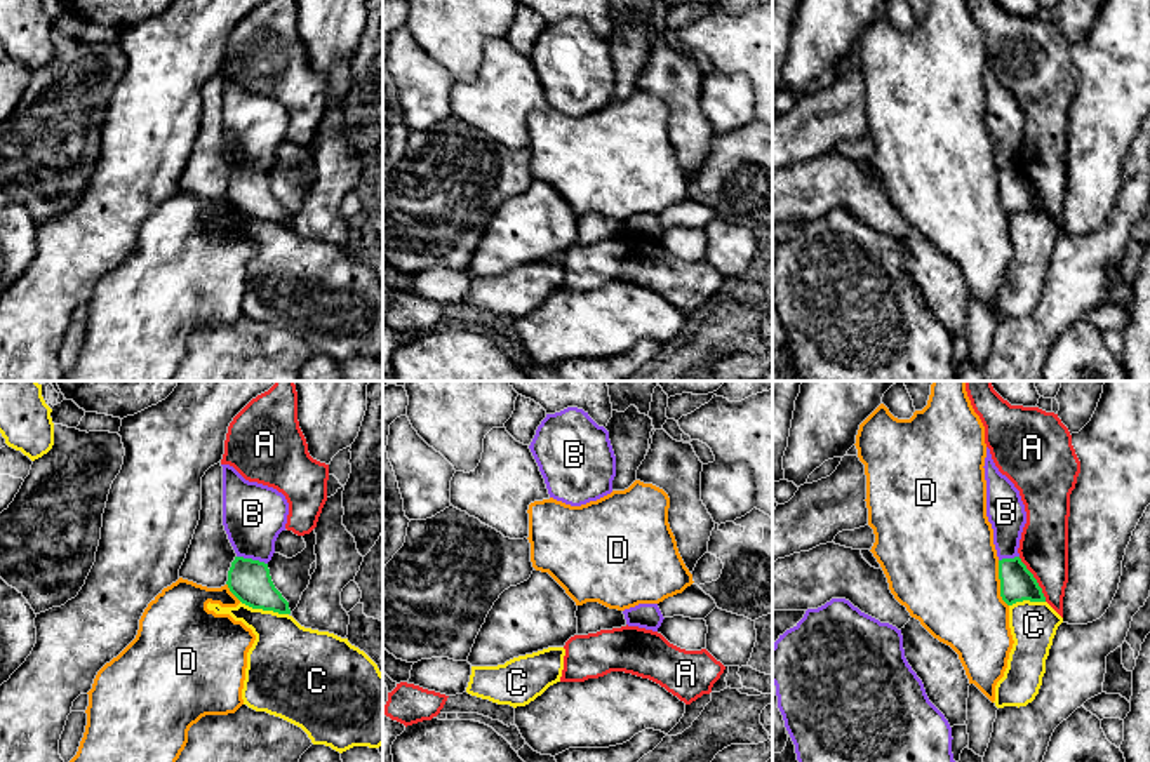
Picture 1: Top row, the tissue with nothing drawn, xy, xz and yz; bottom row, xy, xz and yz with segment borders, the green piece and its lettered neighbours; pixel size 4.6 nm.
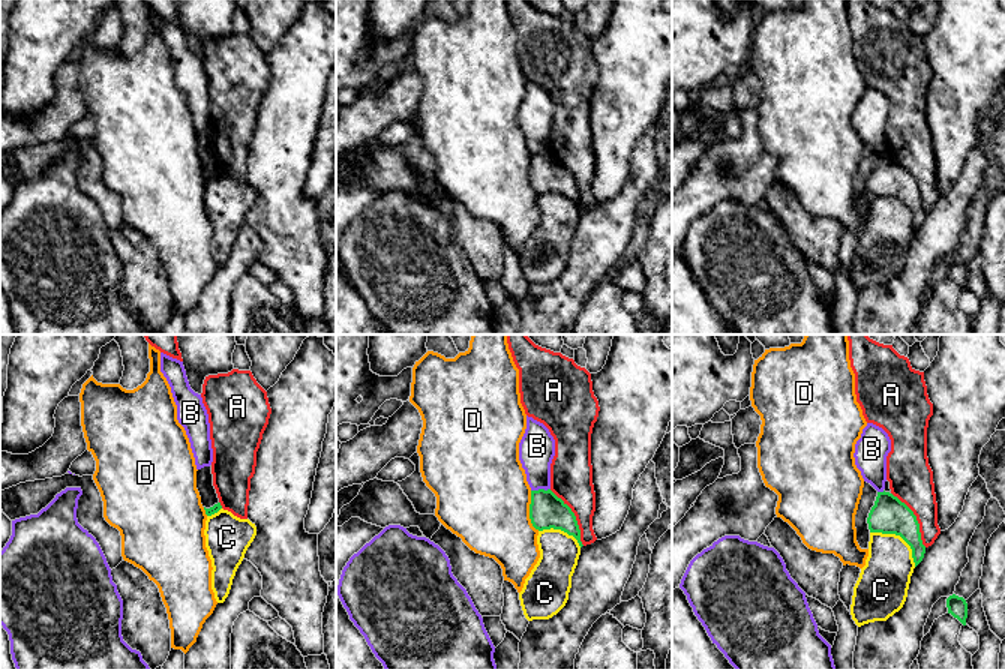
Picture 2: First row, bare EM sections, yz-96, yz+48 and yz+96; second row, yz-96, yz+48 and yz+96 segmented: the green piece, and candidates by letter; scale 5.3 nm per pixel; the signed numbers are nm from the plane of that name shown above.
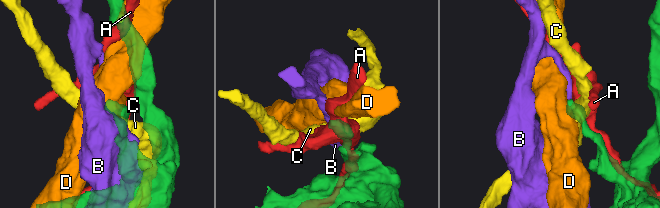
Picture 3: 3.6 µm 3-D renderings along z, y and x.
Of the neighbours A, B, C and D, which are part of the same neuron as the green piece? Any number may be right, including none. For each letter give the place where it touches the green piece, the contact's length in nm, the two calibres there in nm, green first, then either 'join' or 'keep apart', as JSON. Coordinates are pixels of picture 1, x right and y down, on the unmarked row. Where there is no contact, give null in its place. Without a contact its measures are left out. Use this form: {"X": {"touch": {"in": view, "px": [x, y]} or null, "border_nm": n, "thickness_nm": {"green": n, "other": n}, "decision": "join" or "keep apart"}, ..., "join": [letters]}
{"A": {"touch": {"in": "yz", "px": [1036, 190]}, "border_nm": 240, "thickness_nm": {"green": 160, "other": 220}, "decision": "keep apart"}, "B": {"touch": {"in": "xy", "px": [251, 169]}, "border_nm": 150, "thickness_nm": {"green": 190, "other": 280}, "decision": "keep apart"}, "C": {"touch": {"in": "xy", "px": [265, 220]}, "border_nm": 240, "thickness_nm": {"green": 190, "other": 340}, "decision": "keep apart"}, "D": {"touch": {"in": "yz", "px": [1001, 193]}, "border_nm": 220, "thickness_nm": {"green": 160, "other": 480}, "decision": "keep apart"}, "join": []}

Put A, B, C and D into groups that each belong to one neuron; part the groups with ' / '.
A / B / C / D

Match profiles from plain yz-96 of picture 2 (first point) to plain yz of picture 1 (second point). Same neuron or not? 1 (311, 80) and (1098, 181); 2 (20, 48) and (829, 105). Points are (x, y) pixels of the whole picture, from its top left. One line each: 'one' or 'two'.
1: one
2: two

